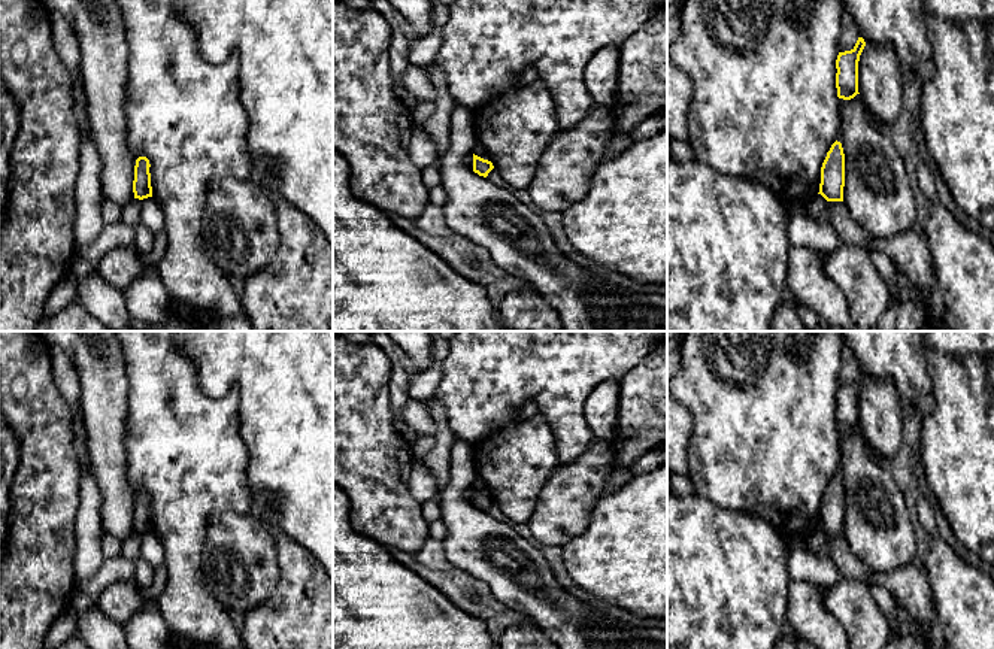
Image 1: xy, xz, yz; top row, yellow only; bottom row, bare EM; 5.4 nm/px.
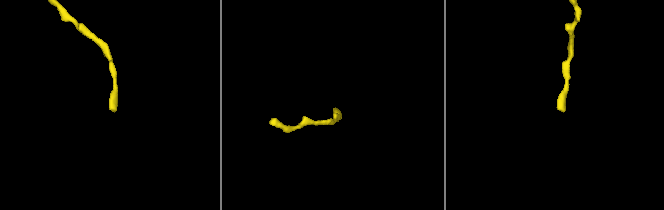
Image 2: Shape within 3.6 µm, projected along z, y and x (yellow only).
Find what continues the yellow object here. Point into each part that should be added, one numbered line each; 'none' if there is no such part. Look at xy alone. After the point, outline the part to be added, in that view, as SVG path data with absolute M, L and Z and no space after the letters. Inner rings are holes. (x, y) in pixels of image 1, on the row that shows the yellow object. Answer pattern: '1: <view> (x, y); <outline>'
none

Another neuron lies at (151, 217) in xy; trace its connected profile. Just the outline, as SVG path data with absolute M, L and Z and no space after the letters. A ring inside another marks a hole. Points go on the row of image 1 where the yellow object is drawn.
M154 197L140 200L140 224L148 227L158 239L164 234L164 213Z

